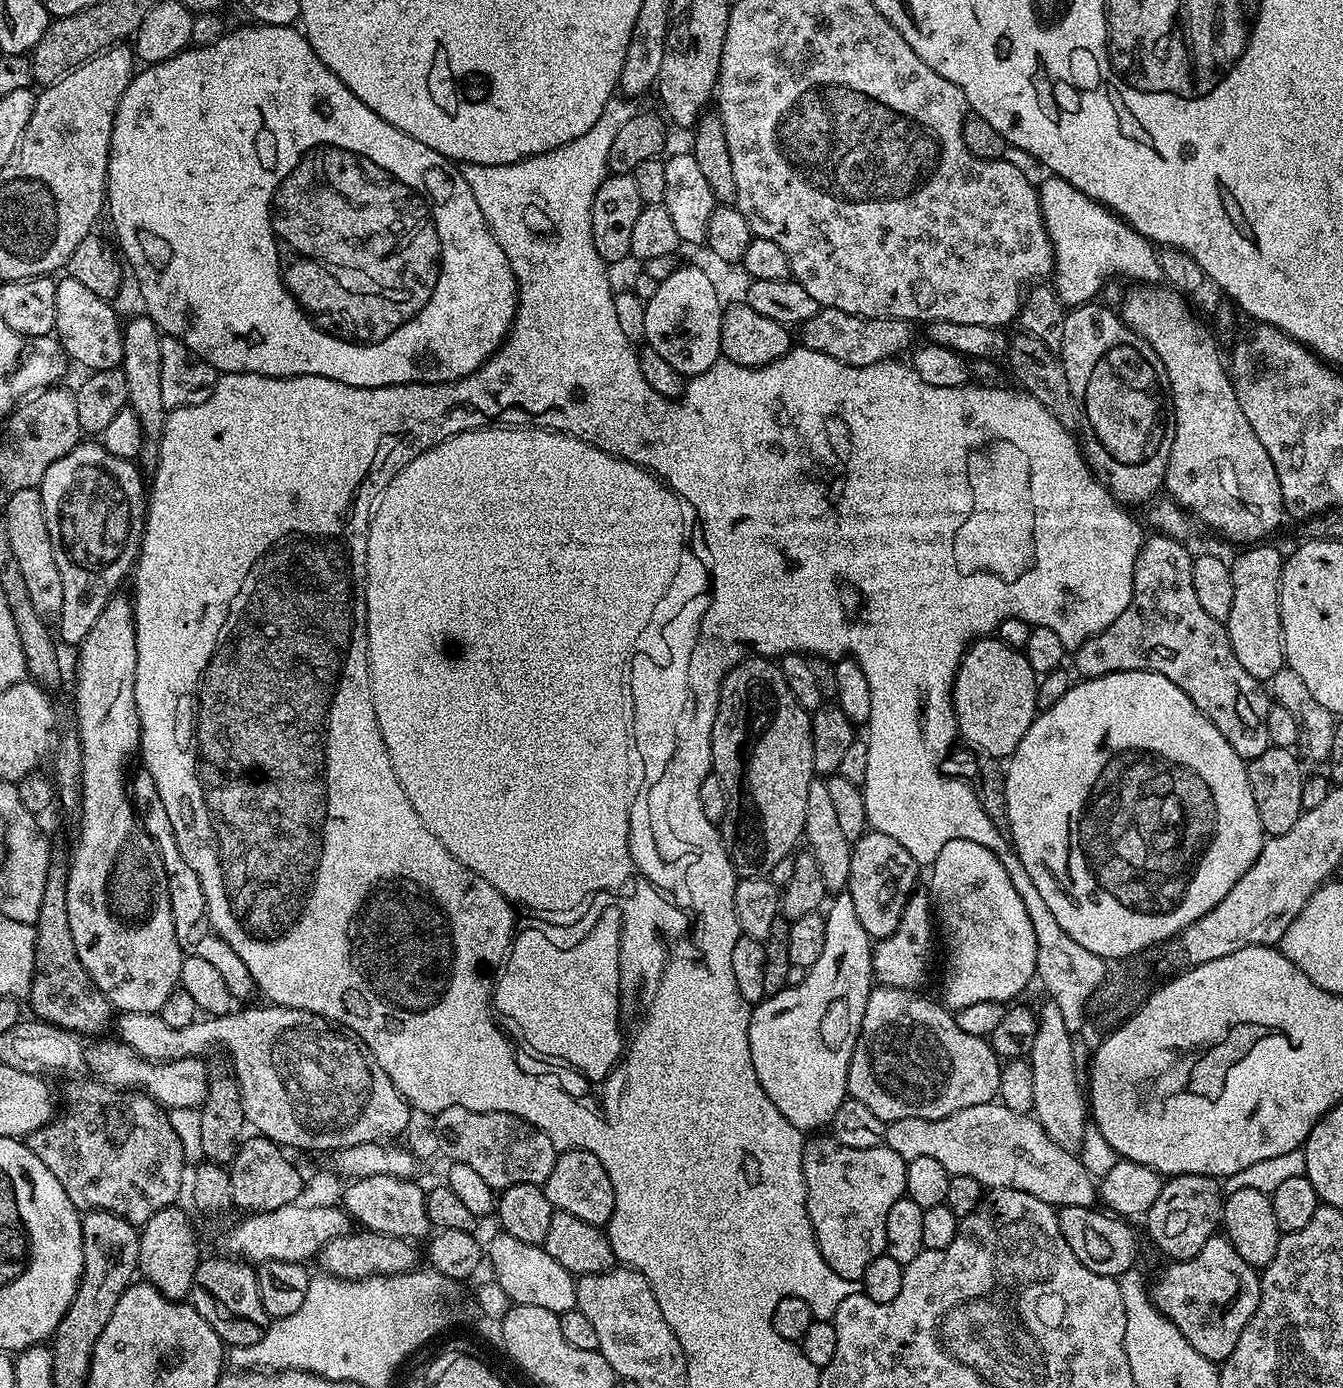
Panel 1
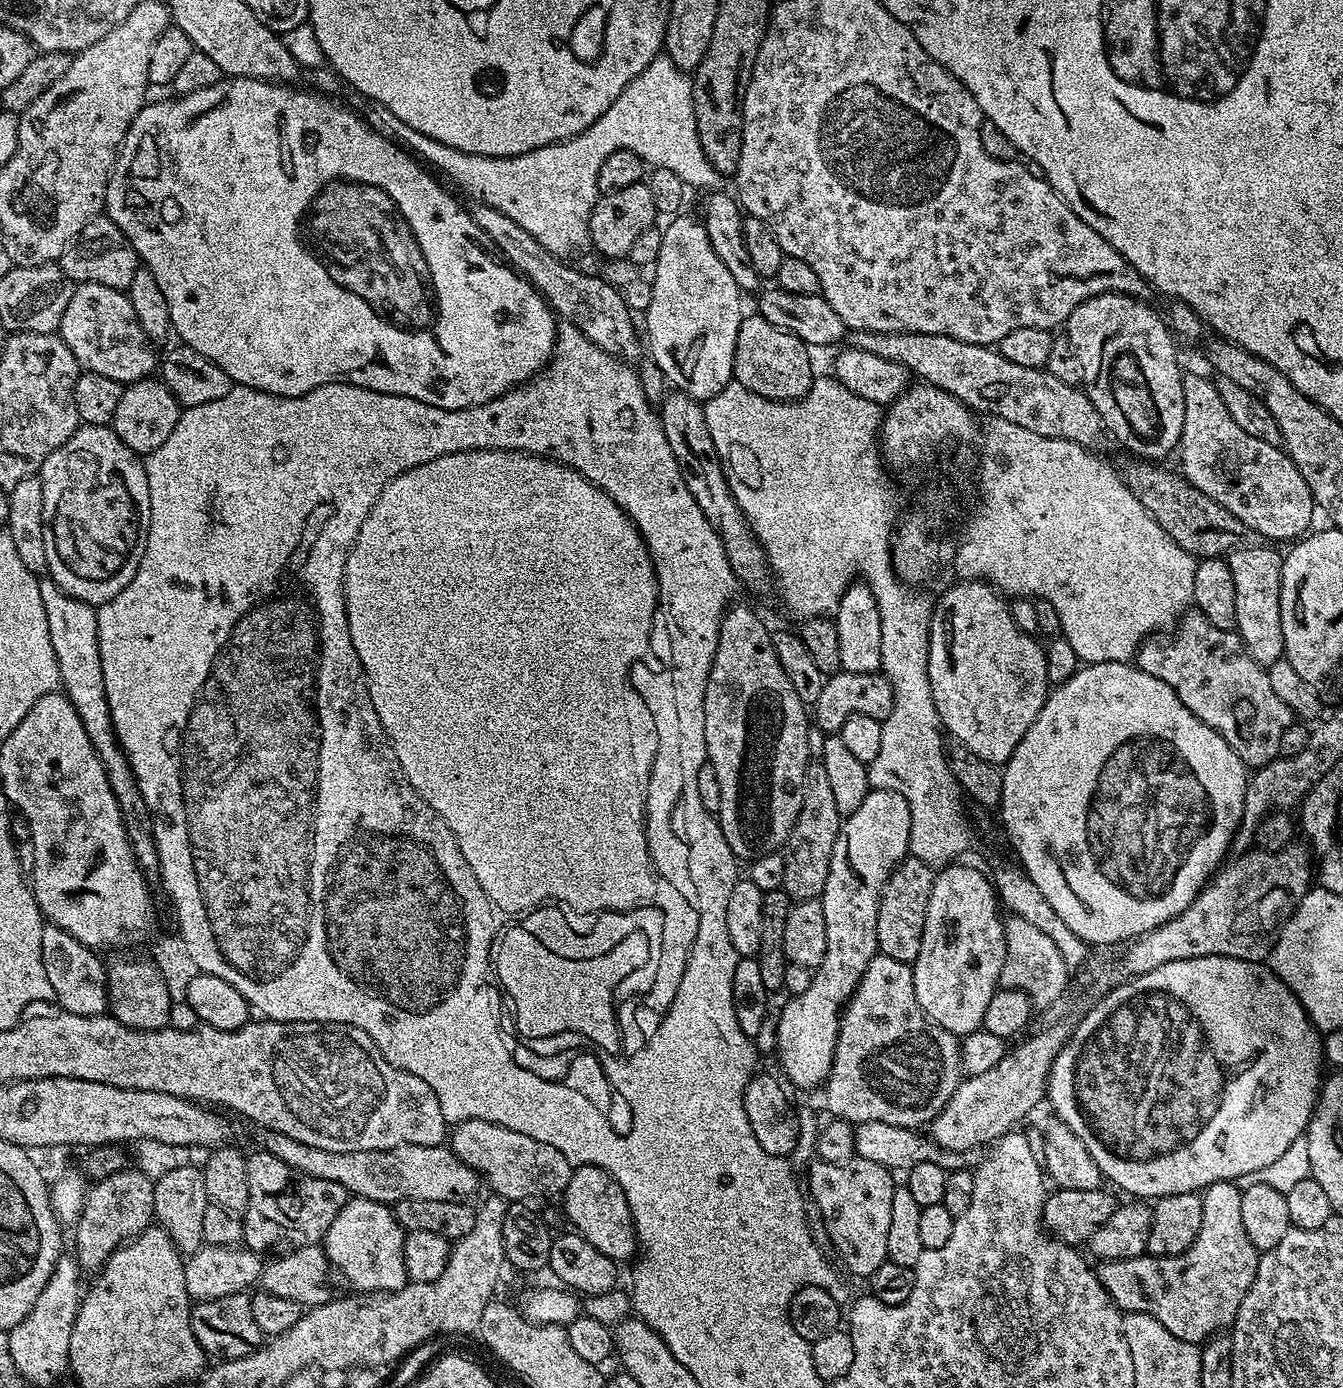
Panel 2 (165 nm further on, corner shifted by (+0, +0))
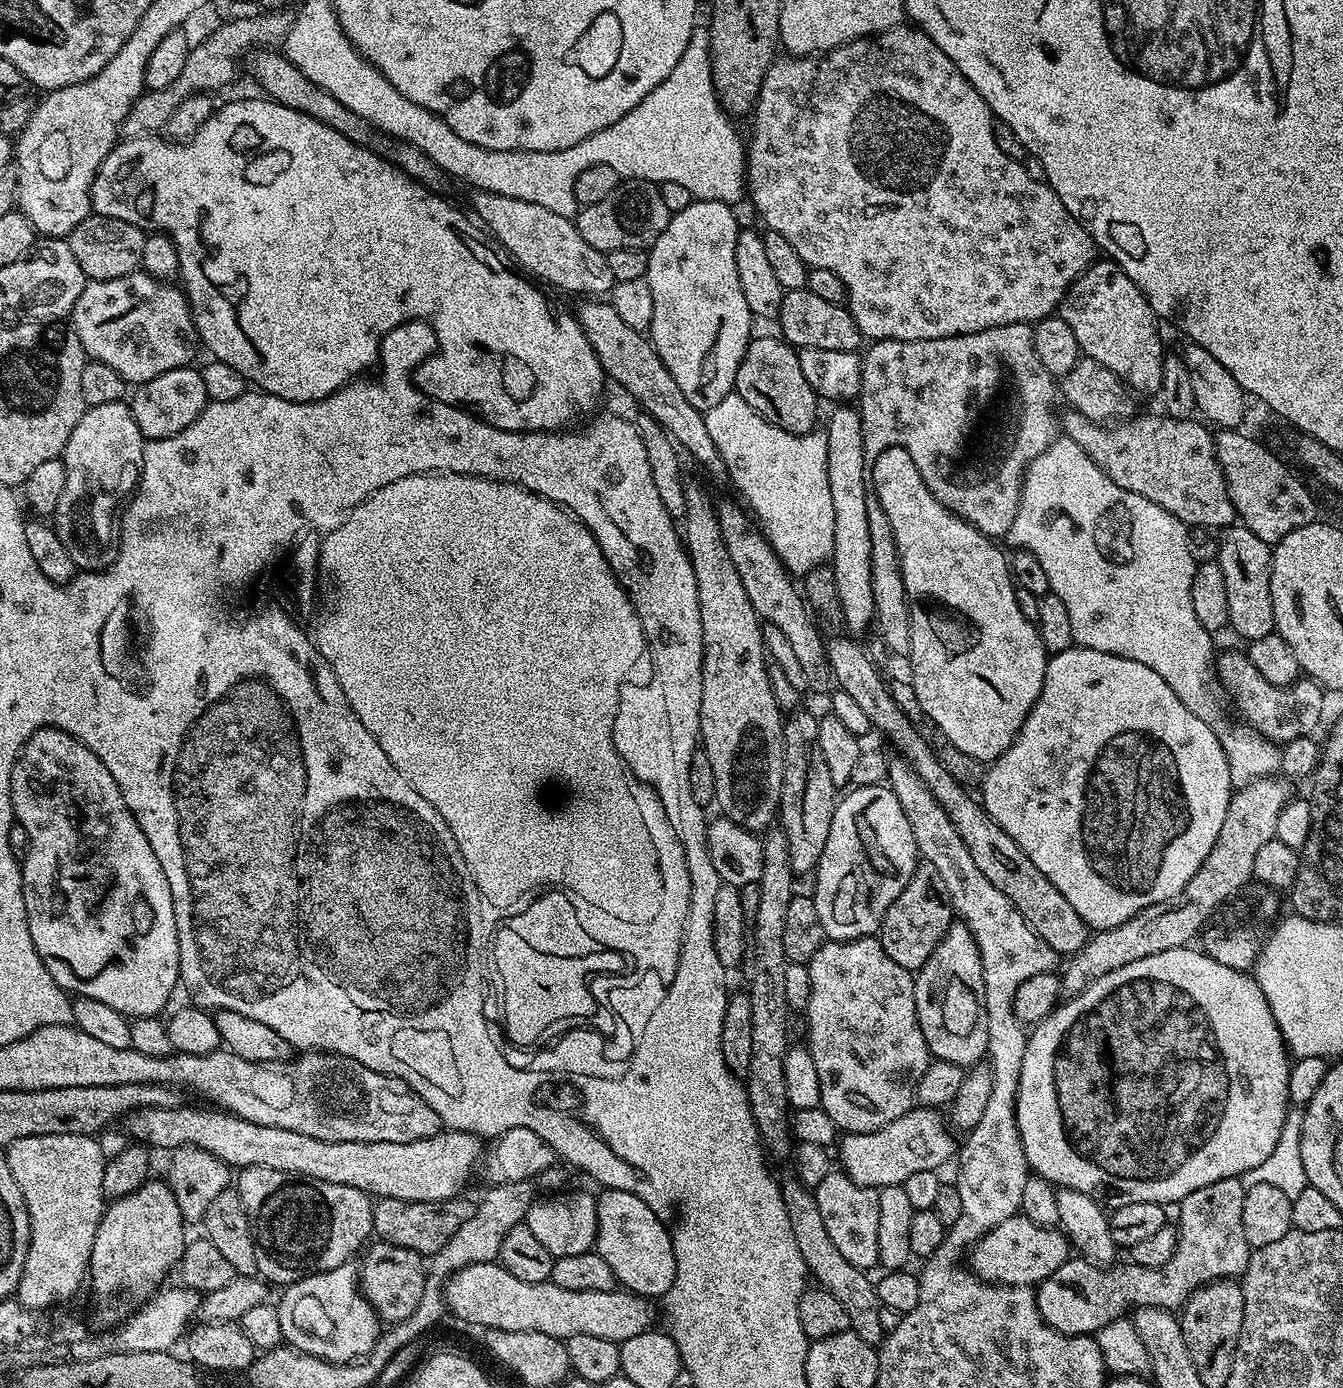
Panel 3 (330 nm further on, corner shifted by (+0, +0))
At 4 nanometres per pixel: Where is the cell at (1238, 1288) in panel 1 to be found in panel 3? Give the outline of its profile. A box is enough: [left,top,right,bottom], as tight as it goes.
[1035,1176,1253,1336]

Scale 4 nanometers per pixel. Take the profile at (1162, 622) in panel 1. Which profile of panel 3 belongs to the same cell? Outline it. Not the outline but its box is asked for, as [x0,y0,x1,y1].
[1215,651,1325,746]

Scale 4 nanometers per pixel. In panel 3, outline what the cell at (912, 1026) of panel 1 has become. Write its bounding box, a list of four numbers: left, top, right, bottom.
[806,936,930,1133]

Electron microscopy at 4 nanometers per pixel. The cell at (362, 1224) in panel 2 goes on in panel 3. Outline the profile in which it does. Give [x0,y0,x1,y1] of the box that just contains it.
[278,1263,382,1364]

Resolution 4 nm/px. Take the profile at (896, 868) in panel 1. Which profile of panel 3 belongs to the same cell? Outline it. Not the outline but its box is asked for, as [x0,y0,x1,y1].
[878,862,953,970]

